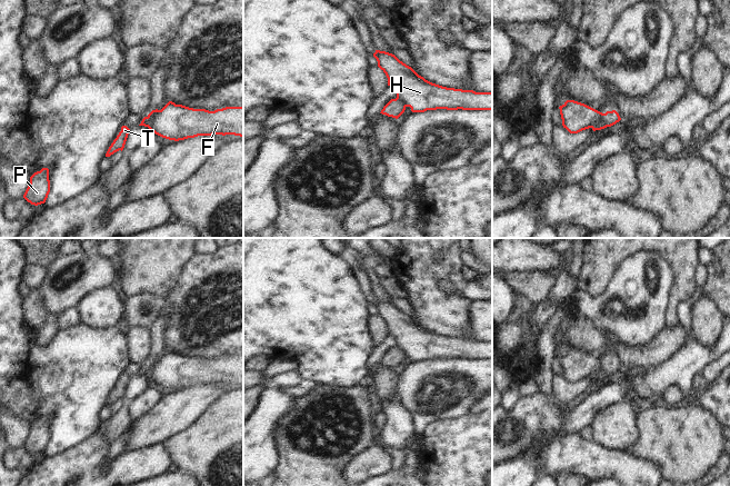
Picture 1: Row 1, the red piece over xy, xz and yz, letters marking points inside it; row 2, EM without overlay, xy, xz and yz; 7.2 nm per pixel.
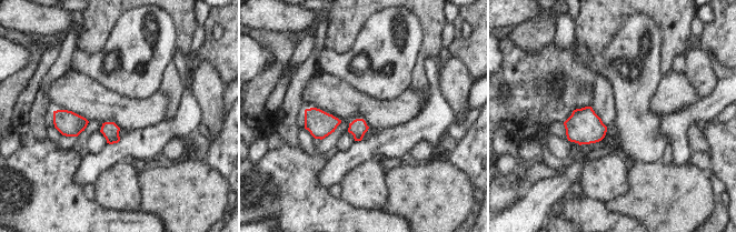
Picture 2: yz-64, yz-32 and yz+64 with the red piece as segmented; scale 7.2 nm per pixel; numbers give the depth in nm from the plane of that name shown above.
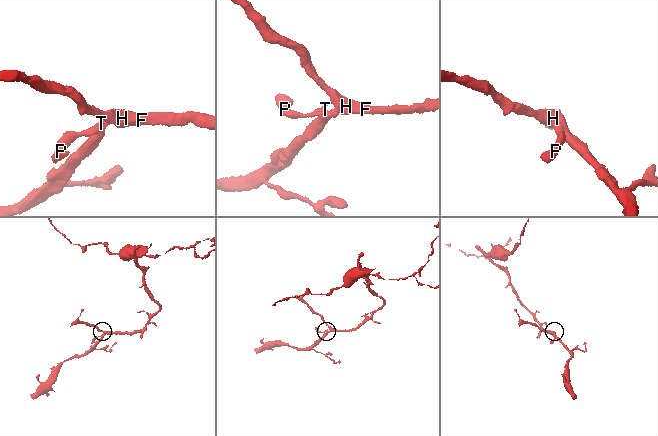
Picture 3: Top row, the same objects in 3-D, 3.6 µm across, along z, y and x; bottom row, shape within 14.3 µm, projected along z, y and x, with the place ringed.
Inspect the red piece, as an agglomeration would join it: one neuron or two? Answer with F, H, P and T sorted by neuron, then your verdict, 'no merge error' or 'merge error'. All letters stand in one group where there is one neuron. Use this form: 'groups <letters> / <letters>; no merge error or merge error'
groups F H / P T; merge error

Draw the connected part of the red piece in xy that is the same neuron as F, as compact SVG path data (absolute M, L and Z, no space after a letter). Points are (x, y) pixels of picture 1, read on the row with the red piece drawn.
M169 101L161 110L152 110L147 118L150 131L174 141L212 135L243 137L243 107L209 111Z

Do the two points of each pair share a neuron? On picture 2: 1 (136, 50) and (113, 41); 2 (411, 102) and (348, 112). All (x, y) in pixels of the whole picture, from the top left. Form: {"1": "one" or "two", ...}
{"1": "one", "2": "one"}

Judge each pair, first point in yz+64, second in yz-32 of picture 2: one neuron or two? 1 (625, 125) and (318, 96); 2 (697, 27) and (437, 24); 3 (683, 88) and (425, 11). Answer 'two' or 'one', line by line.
1: two
2: two
3: two

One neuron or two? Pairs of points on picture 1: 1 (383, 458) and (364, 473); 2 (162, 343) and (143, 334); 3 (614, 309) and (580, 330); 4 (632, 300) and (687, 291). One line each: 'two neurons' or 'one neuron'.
1: one neuron
2: two neurons
3: two neurons
4: two neurons

